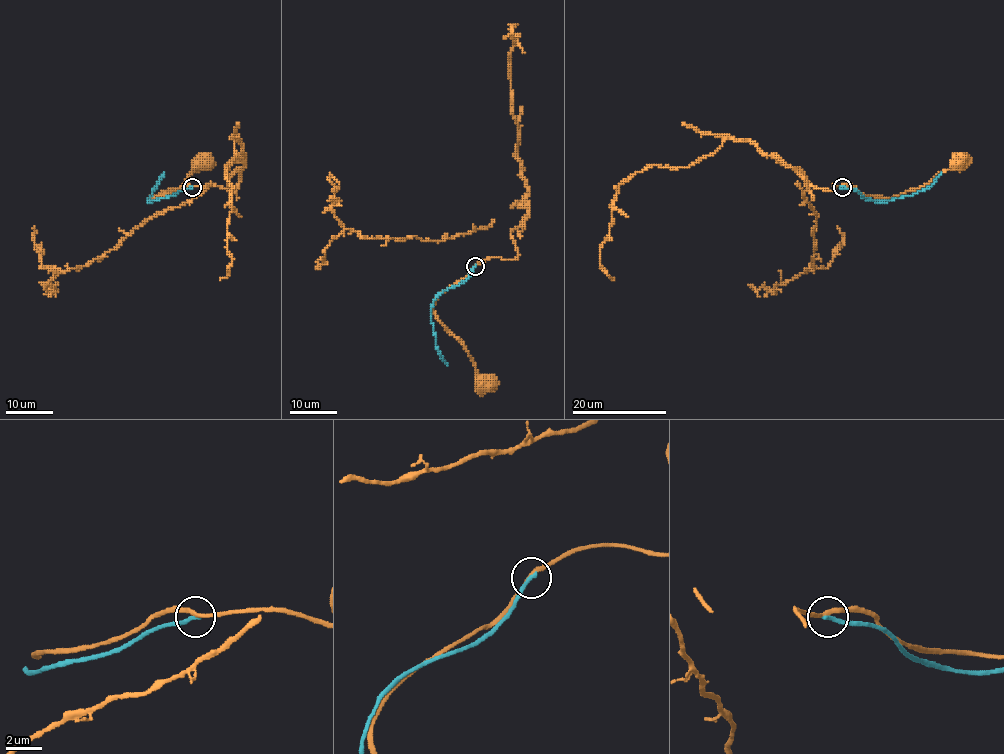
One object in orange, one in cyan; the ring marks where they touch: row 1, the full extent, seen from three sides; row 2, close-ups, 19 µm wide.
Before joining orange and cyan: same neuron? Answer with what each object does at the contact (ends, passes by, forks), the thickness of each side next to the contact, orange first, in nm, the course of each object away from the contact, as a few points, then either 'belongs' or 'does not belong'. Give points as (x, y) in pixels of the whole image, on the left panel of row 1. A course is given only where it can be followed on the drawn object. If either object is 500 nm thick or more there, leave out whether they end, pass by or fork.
orange passes by | cyan ends | 240/240 nm | orange via (191, 187), (182, 185), (164, 195), (150, 197), (179, 188), (194, 170), (203, 167), (202, 163) | cyan via (191, 187), (148, 201), (164, 172) | does not belong

